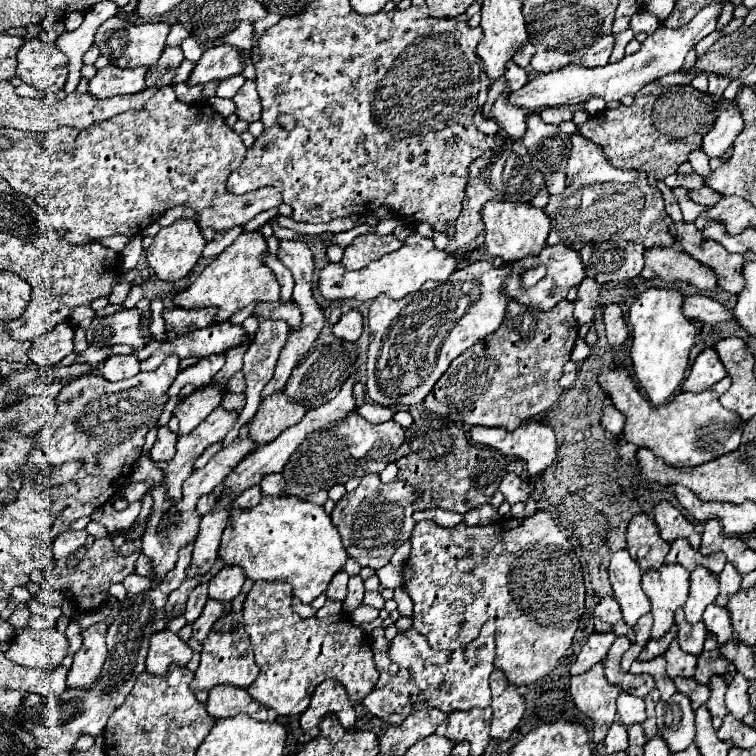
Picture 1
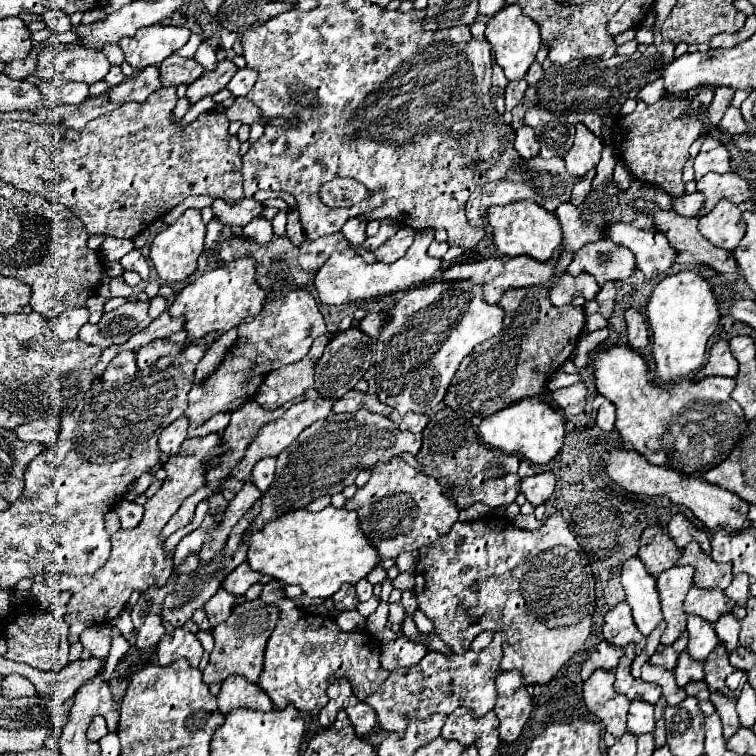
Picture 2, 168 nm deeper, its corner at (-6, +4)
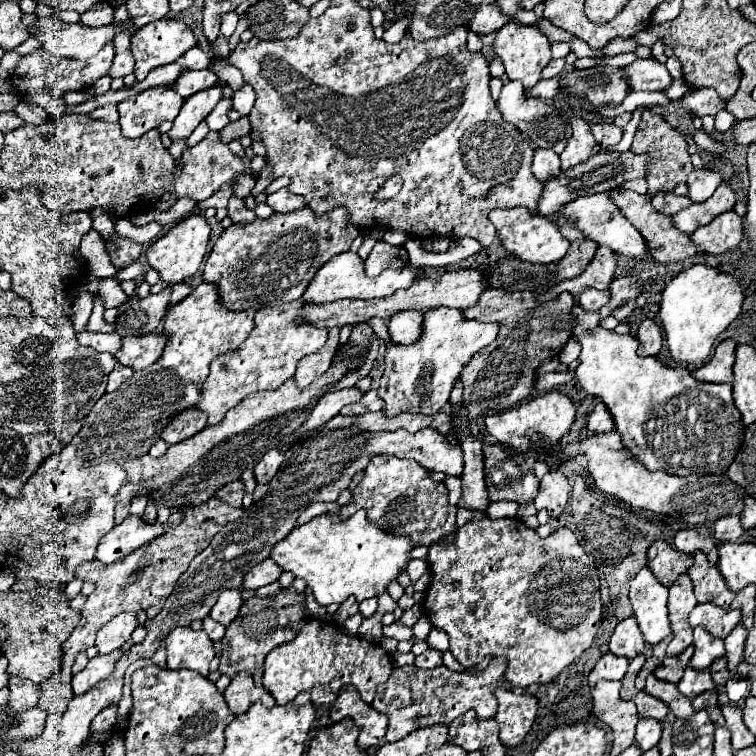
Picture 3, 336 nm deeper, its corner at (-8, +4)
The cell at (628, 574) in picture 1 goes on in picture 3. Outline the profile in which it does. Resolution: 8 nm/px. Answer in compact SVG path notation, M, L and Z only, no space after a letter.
M642 568L630 584L630 602L634 618L648 644L658 644L672 634L668 622L668 588L660 584L650 568Z

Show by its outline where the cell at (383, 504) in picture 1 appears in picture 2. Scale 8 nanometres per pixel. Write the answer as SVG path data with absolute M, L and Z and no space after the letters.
M392 458L386 464L376 464L366 486L358 488L356 494L346 500L344 508L358 512L360 530L376 548L380 560L396 558L402 552L418 550L424 544L434 542L458 520L454 500L448 500L442 494L440 484L400 458Z

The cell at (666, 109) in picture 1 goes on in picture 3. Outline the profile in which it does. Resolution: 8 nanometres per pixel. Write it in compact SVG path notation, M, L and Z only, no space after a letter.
M644 110L630 150L634 154L648 154L652 158L648 176L648 196L654 196L658 192L672 192L678 184L686 182L688 174L694 170L688 154L686 136L678 128L672 128L662 116L654 114L652 110Z

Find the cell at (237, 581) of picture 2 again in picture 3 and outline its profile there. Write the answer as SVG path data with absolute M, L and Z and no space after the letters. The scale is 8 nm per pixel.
M264 560L262 564L254 566L246 578L244 578L244 588L246 590L256 590L260 586L266 586L270 582L276 582L282 574L282 568L278 568L278 564L274 564L274 560Z

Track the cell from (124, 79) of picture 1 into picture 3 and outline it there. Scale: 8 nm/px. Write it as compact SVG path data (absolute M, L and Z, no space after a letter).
M164 86L130 96L118 104L122 134L126 138L138 138L148 130L158 128L162 122L174 120L182 104L184 98Z

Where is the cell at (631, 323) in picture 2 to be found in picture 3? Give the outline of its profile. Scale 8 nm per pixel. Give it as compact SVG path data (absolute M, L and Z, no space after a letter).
M642 320L638 328L638 356L658 356L662 350L662 330L654 320Z

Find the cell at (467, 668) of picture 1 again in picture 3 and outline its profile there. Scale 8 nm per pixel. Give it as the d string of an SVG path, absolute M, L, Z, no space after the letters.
M492 658L486 670L482 672L452 672L446 666L438 666L434 670L422 670L416 666L394 668L390 678L384 684L378 684L374 696L374 710L390 716L390 726L386 734L386 742L396 742L418 728L428 726L448 726L454 718L466 714L468 710L476 710L478 718L494 718L496 716L496 698L494 690L500 684L506 670L506 658Z

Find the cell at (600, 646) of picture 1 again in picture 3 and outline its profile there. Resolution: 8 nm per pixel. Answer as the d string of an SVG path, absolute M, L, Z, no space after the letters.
M606 654L596 662L594 670L588 676L588 684L590 684L590 688L594 688L596 682L602 678L604 680L622 680L622 676L626 674L626 668L628 668L628 658Z

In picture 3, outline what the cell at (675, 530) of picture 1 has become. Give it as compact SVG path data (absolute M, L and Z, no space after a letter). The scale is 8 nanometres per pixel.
M706 526L680 530L674 538L674 546L676 546L676 550L686 552L686 554L694 554L696 550L702 550L708 556L710 564L718 562L718 546L712 542Z

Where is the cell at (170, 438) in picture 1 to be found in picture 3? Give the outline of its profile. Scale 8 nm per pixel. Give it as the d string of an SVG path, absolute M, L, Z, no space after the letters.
M186 408L186 412L180 412L164 430L162 430L162 440L166 444L176 444L186 438L192 438L200 430L206 428L206 412L194 408Z

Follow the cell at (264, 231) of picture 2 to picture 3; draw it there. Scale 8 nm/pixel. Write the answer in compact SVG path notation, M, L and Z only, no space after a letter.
M232 196L230 202L228 202L228 216L232 218L232 222L240 222L240 224L254 222L254 218L256 218L254 210L246 208L244 200L242 198L236 198L236 196Z

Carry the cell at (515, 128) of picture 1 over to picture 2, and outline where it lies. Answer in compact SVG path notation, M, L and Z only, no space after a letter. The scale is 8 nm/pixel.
M522 124L522 126L516 130L514 148L516 148L516 150L518 150L518 154L520 154L520 156L524 156L524 158L532 158L532 156L536 156L536 154L538 154L540 146L538 146L538 142L536 142L536 138L534 138L532 128L528 128L526 124Z

